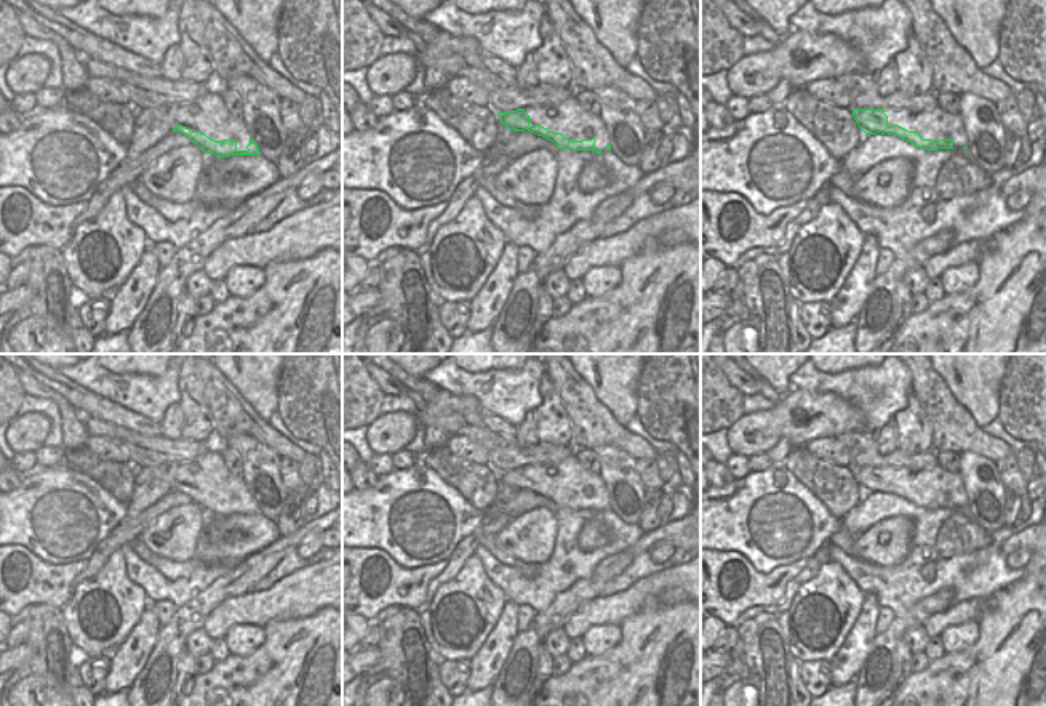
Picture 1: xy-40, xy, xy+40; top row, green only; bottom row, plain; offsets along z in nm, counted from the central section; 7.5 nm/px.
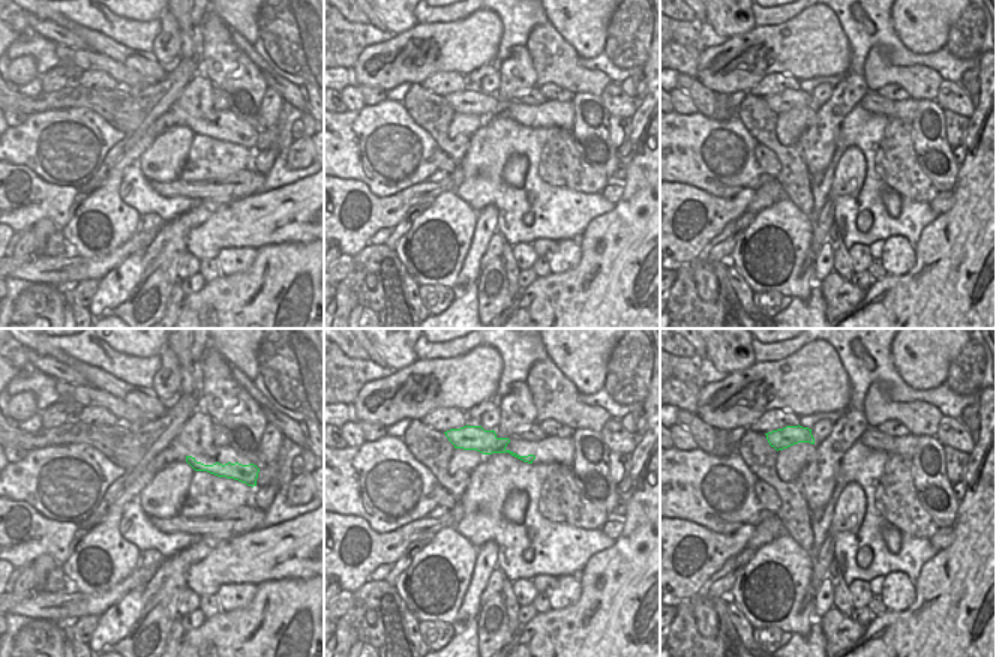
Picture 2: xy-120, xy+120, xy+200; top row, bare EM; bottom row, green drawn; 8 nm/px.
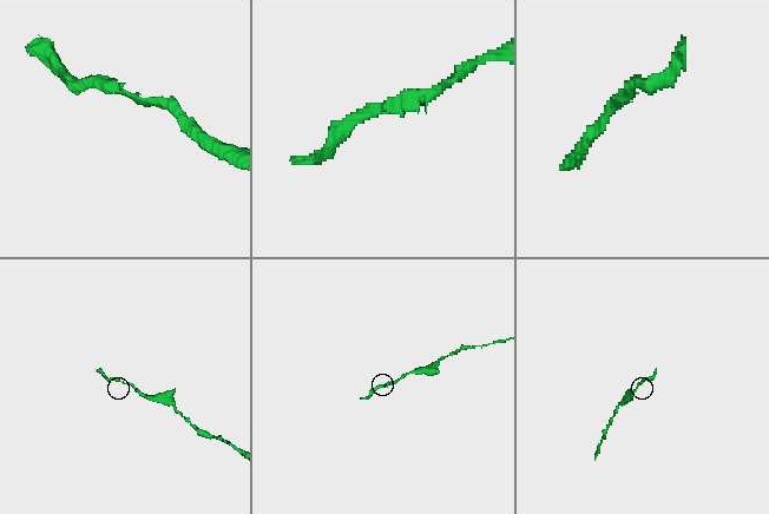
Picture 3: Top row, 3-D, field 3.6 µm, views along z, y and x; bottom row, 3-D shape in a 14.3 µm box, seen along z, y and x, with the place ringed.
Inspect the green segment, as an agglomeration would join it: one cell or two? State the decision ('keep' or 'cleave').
keep

